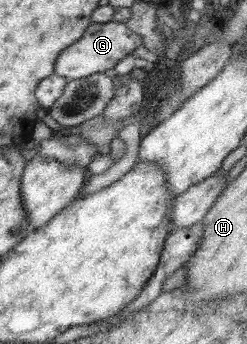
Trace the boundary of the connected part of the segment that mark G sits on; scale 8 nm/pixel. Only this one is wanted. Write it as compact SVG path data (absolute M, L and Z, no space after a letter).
M91 22L79 39L68 45L55 59L54 73L66 81L77 80L95 73L104 73L113 69L113 66L129 55L139 45L143 45L141 37L127 29L124 24L107 22L104 24Z

